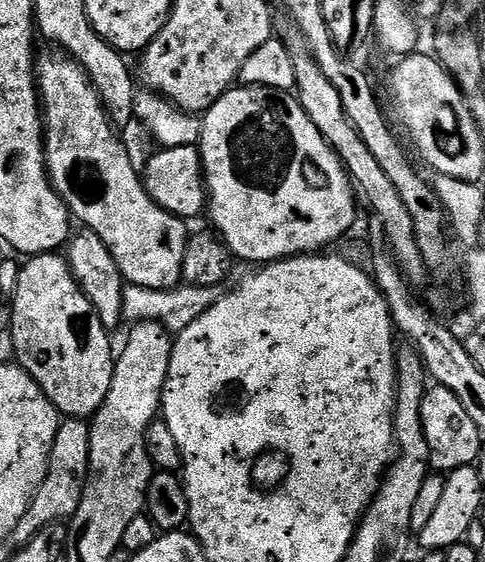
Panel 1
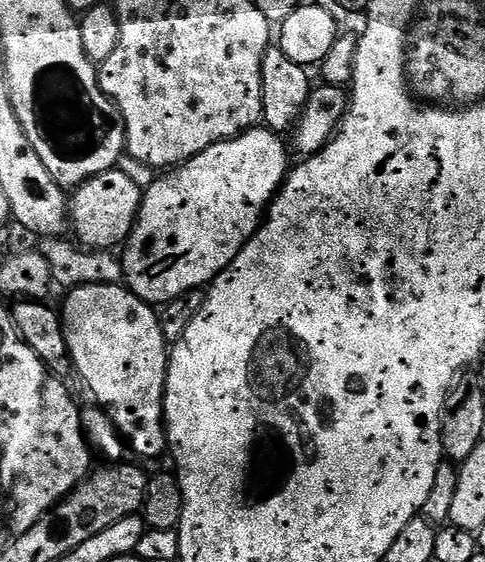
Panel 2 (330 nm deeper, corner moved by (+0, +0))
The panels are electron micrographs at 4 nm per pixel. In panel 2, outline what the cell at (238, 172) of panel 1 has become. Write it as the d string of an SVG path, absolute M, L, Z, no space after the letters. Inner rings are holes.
M267 126L251 128L249 132L244 132L242 135L235 136L229 140L223 140L214 146L210 146L206 150L202 150L202 154L198 154L192 160L187 160L185 164L157 175L154 186L143 189L140 214L136 218L136 224L132 227L132 235L128 237L122 248L122 251L124 251L124 254L122 253L123 279L126 281L127 287L131 288L133 294L136 295L139 300L145 300L147 304L153 306L163 306L167 304L168 301L178 298L190 290L204 288L211 284L220 271L226 266L230 266L230 262L234 262L236 255L248 244L248 239L260 228L269 204L276 199L276 193L280 191L280 187L284 185L284 181L288 179L290 171L288 152L290 156L290 148L285 141L284 145L276 136L279 135Z

